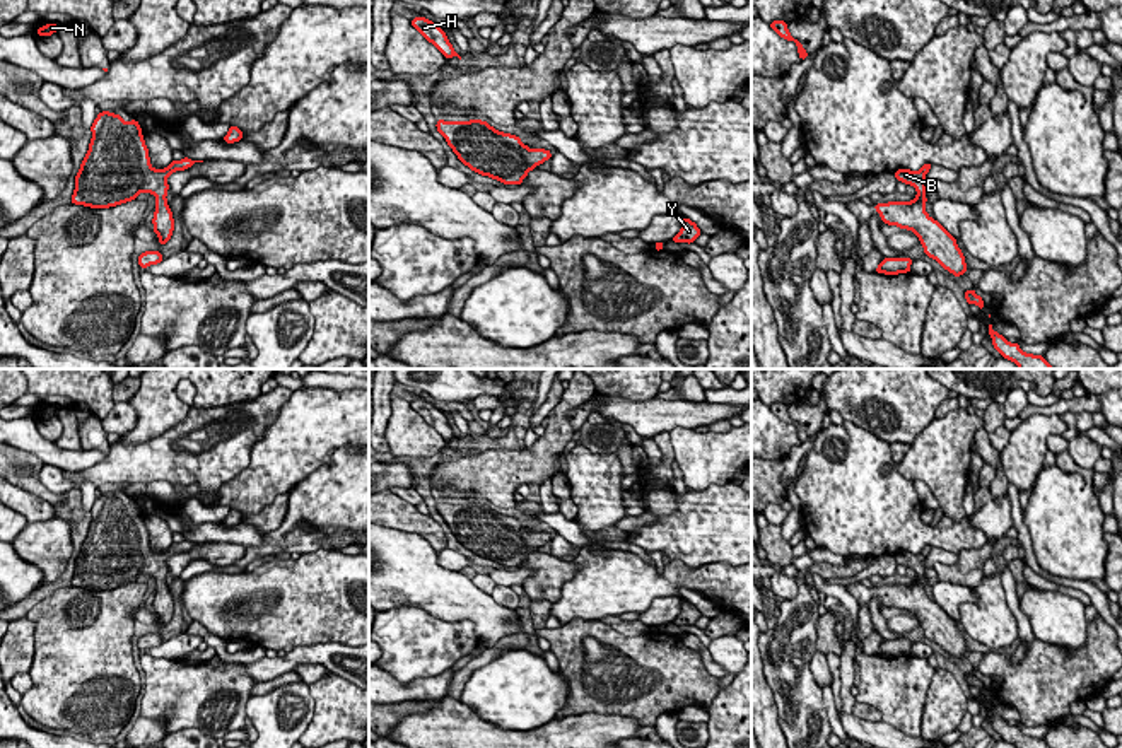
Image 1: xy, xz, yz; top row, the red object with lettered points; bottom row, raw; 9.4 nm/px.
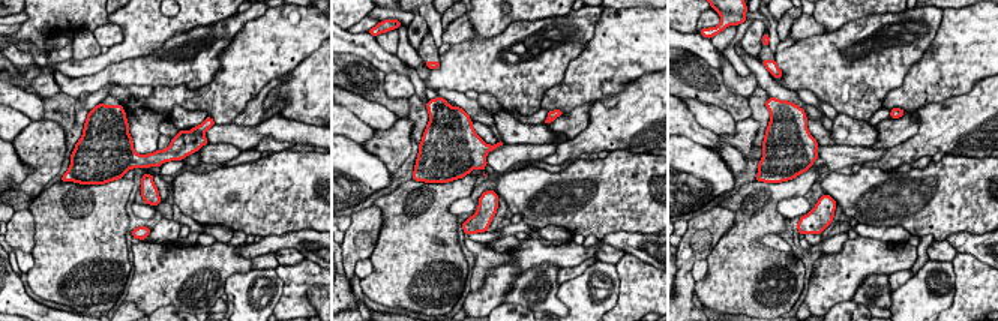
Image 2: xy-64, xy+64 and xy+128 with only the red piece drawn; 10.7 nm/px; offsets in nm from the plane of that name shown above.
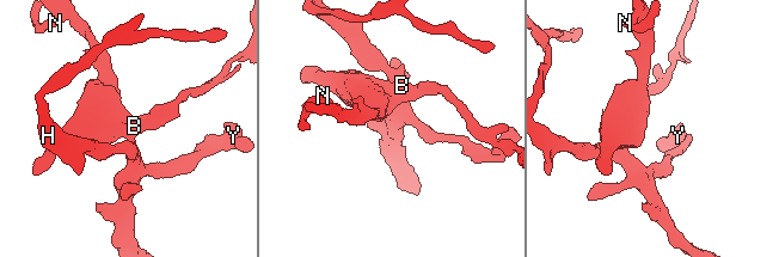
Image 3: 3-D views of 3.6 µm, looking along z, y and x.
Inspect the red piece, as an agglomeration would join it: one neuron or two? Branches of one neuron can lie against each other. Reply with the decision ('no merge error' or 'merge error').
no merge error

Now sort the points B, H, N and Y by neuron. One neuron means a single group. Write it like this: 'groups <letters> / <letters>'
groups B H N Y

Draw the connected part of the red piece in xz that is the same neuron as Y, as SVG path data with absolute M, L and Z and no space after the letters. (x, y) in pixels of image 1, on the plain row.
M683 599L680 615L671 622L673 625L695 625L695 622L702 617L695 605Z

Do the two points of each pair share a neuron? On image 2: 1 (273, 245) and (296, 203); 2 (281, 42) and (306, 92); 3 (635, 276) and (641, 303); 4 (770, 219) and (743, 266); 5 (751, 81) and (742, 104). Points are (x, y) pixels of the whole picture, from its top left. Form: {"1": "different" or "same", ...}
{"1": "different", "2": "different", "3": "same", "4": "same", "5": "different"}

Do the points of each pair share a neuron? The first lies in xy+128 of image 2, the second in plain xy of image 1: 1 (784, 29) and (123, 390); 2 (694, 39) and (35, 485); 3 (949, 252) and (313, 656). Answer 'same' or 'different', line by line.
1: same
2: different
3: different

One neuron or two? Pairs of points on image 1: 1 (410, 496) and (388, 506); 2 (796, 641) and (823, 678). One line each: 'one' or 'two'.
1: two
2: two

